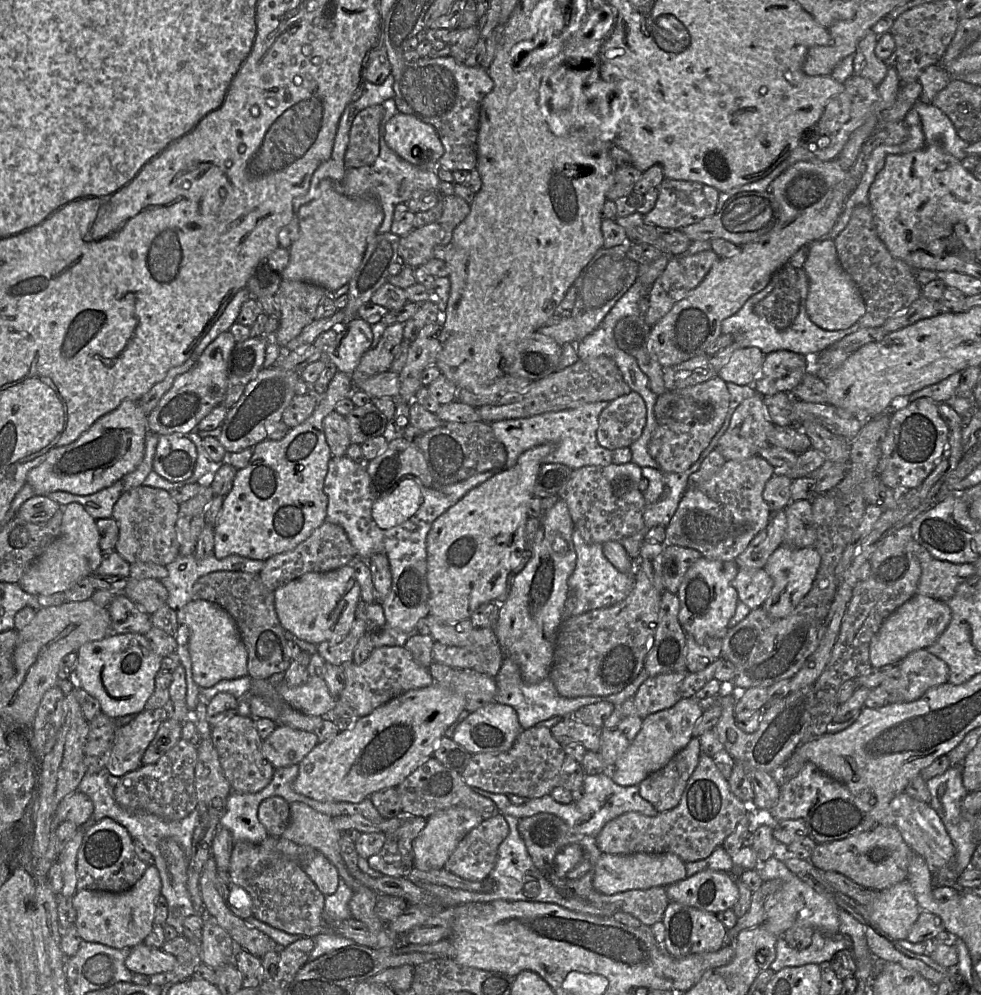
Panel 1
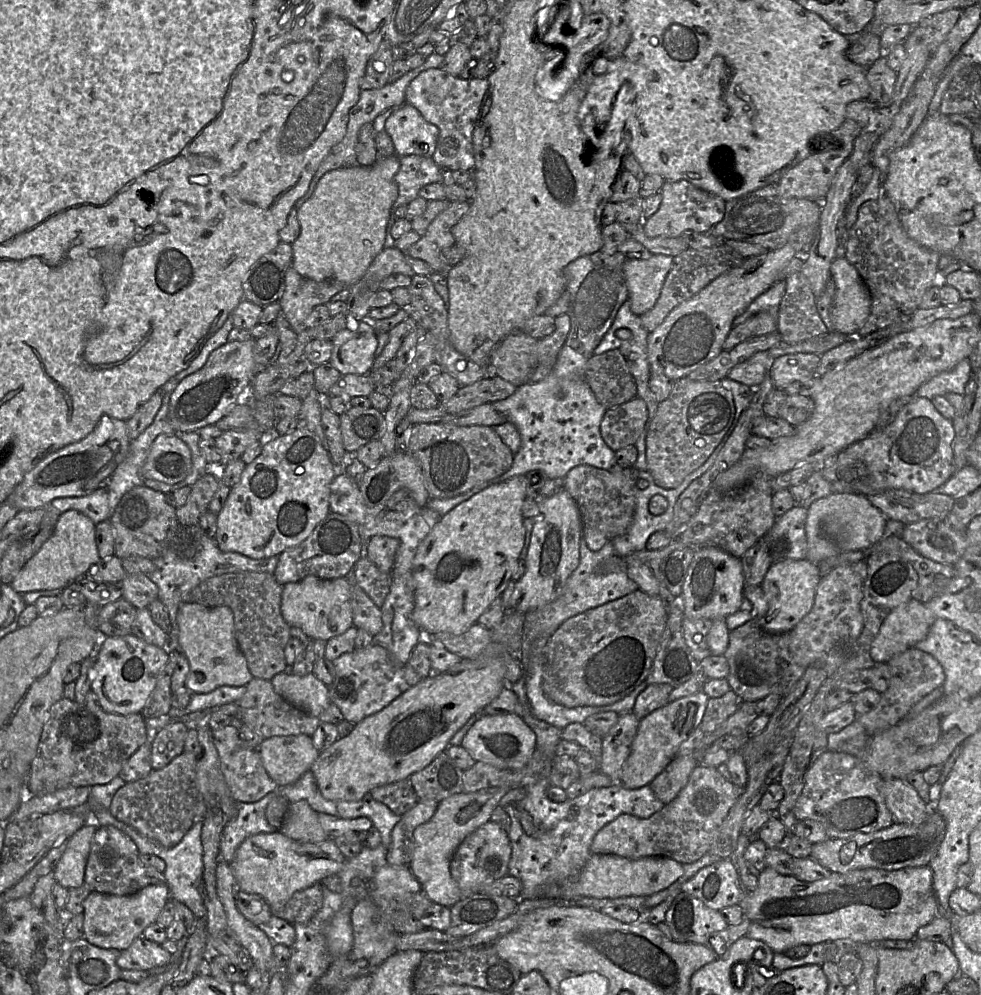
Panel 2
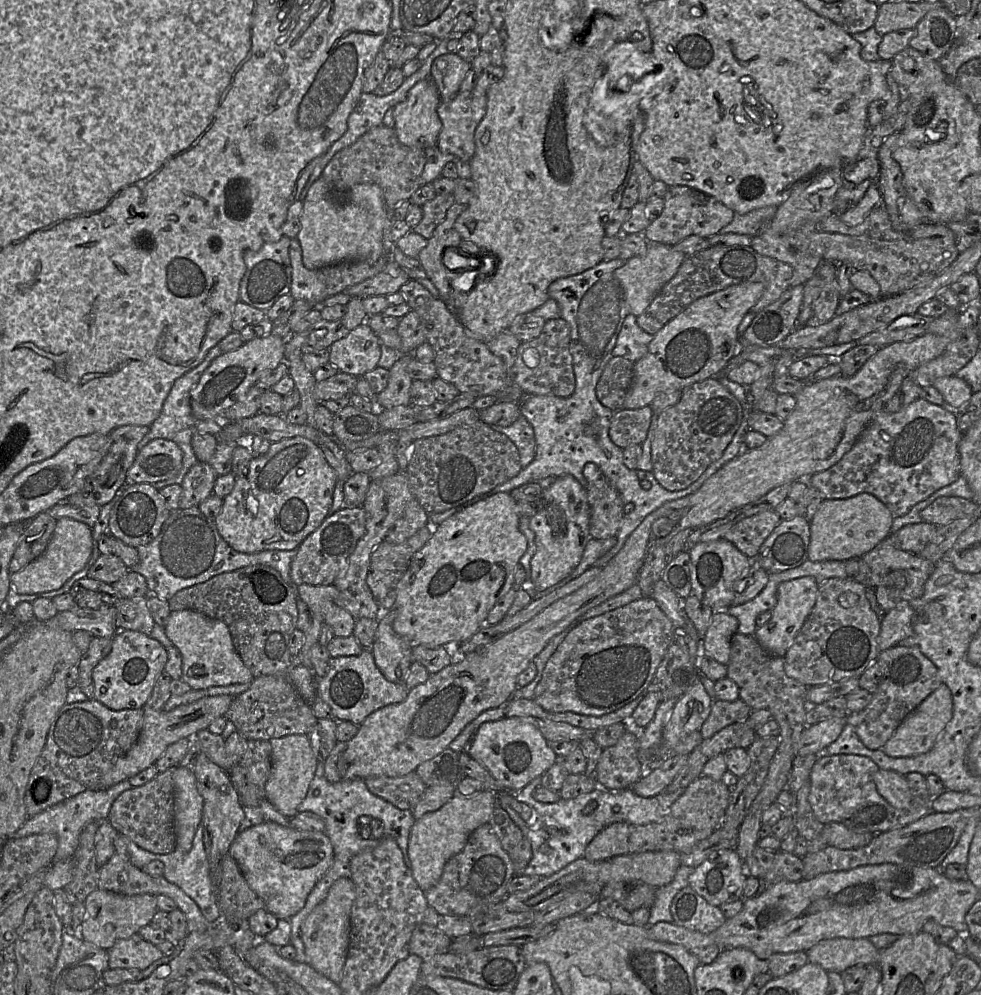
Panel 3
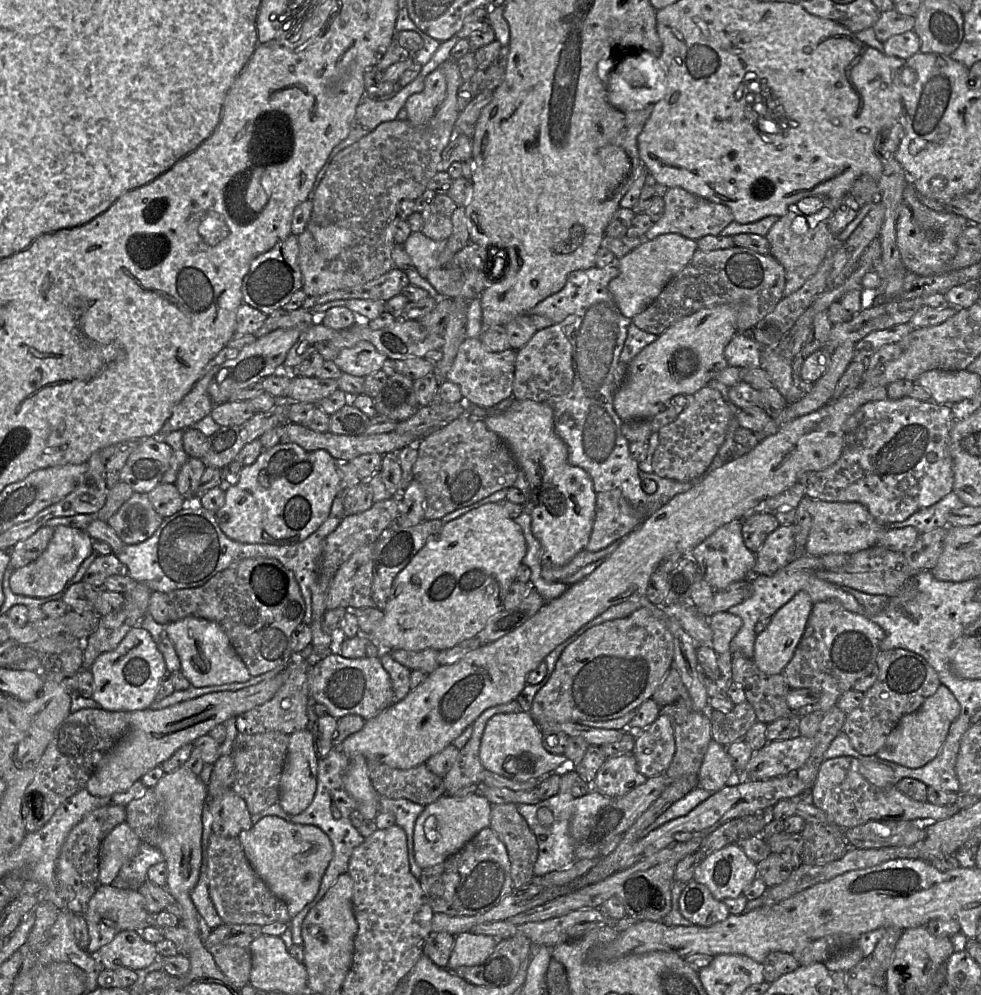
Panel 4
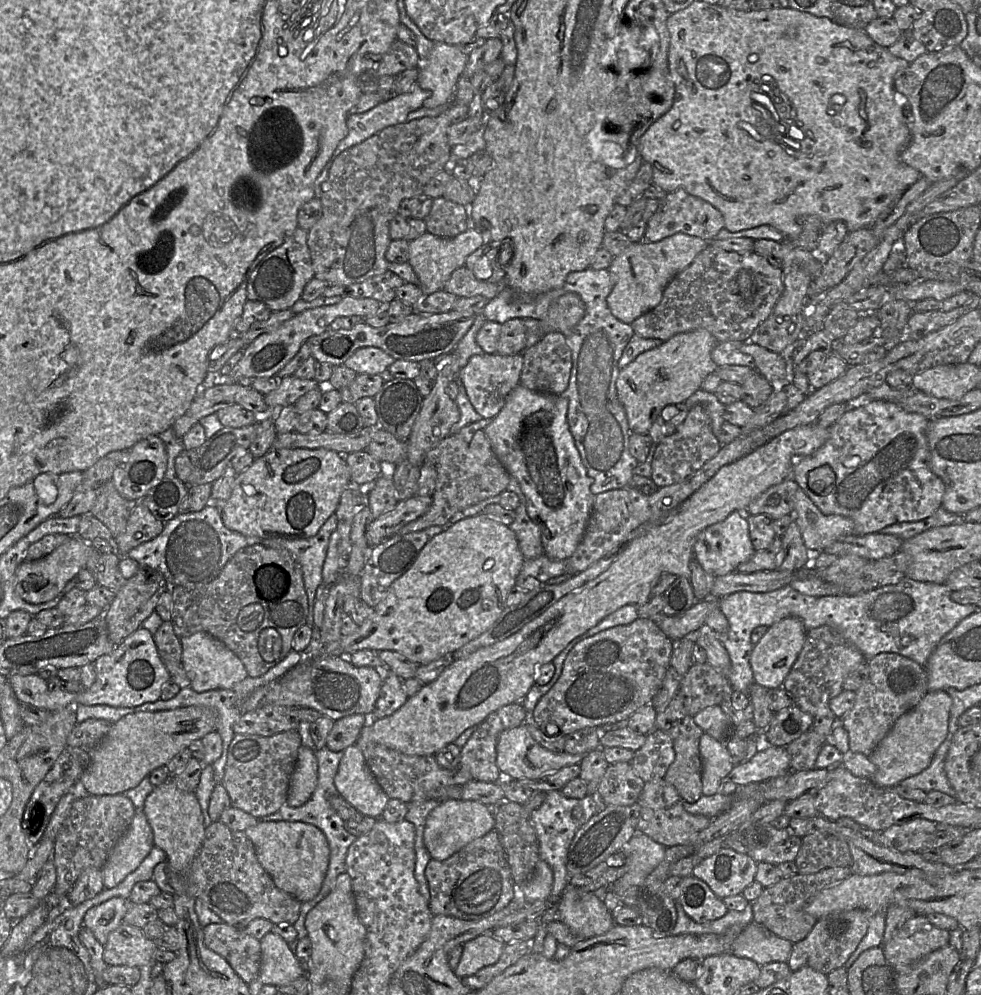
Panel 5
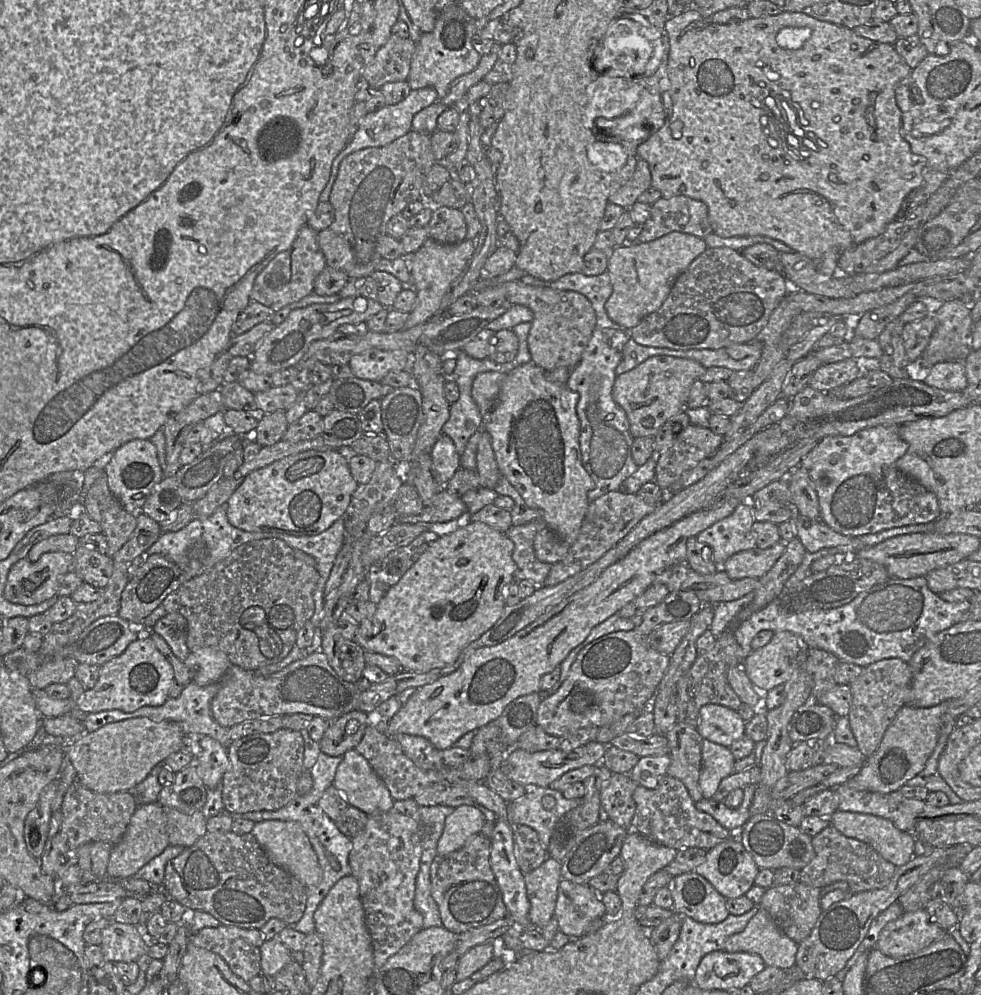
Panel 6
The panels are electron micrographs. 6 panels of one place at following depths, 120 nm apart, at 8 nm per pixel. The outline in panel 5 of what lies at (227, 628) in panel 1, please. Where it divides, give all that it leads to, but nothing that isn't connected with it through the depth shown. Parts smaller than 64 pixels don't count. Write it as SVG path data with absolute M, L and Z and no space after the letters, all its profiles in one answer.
M196 632L180 638L181 664L190 680L190 687L200 693L216 689L228 689L248 677L240 659L221 641L206 632Z

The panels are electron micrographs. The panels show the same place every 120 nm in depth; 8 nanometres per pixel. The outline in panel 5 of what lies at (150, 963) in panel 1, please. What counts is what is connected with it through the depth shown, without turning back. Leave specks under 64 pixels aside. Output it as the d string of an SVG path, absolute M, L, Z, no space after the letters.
M122 923L108 936L103 959L108 966L141 967L154 958L156 942L147 938L143 929Z

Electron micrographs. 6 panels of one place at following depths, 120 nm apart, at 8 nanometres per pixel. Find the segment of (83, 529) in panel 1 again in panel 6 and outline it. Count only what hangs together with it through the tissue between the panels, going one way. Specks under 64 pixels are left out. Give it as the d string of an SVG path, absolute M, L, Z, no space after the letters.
M65 552L44 553L41 557L31 562L27 557L16 562L10 569L4 589L4 597L12 603L20 605L37 605L54 597L57 593L58 585L64 574L72 571L73 554Z

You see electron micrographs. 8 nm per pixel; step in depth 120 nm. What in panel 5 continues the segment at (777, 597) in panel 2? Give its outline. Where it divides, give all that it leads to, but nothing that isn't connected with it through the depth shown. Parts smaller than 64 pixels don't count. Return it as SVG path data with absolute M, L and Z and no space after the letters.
M797 617L784 618L768 627L767 632L753 646L750 656L754 681L770 690L781 687L803 648L806 632L802 621Z

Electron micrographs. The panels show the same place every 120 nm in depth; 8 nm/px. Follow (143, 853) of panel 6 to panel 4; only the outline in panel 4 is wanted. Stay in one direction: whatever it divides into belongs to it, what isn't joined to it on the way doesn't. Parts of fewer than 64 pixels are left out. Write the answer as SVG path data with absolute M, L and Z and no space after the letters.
M127 823L114 827L100 846L97 884L113 883L121 867L137 854L141 843Z

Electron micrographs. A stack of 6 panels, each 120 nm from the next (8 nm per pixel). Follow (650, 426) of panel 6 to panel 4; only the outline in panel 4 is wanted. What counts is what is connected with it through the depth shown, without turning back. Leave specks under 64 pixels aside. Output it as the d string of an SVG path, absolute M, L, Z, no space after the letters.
M725 304L703 308L678 320L628 364L626 377L613 397L617 415L623 421L652 419L674 396L699 391L728 366L724 350L736 333L737 312Z

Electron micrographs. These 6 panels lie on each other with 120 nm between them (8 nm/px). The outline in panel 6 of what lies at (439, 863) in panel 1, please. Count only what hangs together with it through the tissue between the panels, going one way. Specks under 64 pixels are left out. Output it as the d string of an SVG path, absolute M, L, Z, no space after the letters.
M461 805L445 819L437 854L447 855L461 849L474 835L479 834L486 822L485 815L477 805Z

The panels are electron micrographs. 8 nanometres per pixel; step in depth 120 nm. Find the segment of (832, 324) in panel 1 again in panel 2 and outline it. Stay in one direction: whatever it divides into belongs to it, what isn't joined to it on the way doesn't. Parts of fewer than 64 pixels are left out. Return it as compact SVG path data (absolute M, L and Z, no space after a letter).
M844 257L833 260L830 272L836 289L831 307L832 330L857 336L870 314L870 291L857 269Z

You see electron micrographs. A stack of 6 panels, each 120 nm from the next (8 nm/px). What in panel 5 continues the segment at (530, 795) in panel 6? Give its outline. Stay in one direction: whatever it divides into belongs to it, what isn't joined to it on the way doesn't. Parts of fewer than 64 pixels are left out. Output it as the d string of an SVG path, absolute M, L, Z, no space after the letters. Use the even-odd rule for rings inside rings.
M549 791L546 792L544 802L530 812L529 819L537 834L540 859L548 863L553 871L554 882L551 898L560 898L568 885L569 874L566 868L567 854L576 832L587 823L601 807L602 805L596 795L587 794L582 799L576 799L567 798L560 791ZM576 806L582 808L582 818L580 819L572 817L572 810Z

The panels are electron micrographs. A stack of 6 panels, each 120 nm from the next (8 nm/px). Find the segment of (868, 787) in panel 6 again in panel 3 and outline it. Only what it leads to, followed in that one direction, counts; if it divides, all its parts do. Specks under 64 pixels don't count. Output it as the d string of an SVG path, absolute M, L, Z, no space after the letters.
M942 683L906 716L882 750L886 755L896 758L912 757L926 753L934 746L952 716L952 695L947 685Z

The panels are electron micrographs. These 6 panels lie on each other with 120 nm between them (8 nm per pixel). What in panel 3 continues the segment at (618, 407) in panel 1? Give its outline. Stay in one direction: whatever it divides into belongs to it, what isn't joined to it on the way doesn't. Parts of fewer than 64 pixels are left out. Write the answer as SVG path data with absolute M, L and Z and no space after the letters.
M650 406L614 411L609 429L611 441L622 449L641 445L647 437L652 414Z

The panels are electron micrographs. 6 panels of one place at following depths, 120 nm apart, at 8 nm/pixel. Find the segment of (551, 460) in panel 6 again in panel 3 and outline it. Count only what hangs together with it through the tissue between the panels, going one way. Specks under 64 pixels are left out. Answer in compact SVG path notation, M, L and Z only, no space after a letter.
M570 474L557 477L555 482L546 489L543 489L541 496L536 502L529 502L533 505L534 514L530 519L530 528L535 533L536 551L531 559L530 583L522 585L521 588L527 590L532 596L536 592L555 585L566 578L579 564L583 551L590 535L590 506L588 503L585 488Z

